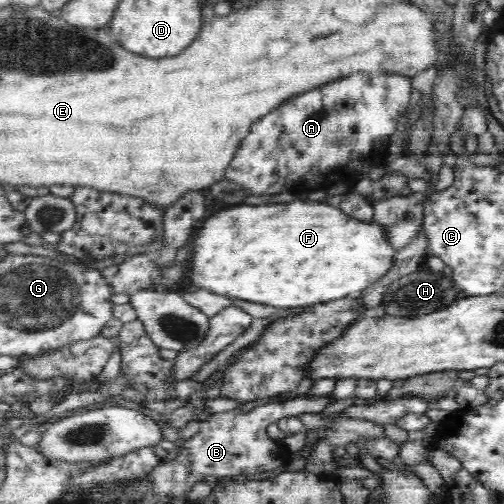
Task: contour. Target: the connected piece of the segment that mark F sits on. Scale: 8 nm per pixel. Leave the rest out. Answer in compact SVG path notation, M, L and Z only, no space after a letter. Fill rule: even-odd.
M288 202L288 204L262 204L262 206L234 206L230 210L220 210L208 217L200 230L194 236L192 242L192 250L190 250L190 282L202 290L226 296L232 301L252 302L256 305L273 306L278 309L296 308L296 306L313 307L316 304L324 304L330 300L338 300L338 298L346 298L350 292L358 292L364 290L366 286L370 286L372 282L376 282L380 276L386 274L386 270L392 264L392 258L395 257L394 249L390 247L382 228L374 223L360 224L356 220L350 220L348 216L344 216L338 207L326 206L326 204L314 204L314 202Z

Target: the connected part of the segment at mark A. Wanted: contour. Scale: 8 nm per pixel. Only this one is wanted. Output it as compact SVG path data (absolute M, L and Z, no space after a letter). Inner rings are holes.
M396 71L354 72L339 75L338 78L324 82L324 86L310 88L292 96L259 118L242 139L230 166L225 170L225 178L248 188L254 196L276 196L282 192L320 192L318 198L326 194L328 188L337 182L346 183L350 191L362 178L376 168L382 168L382 177L420 178L427 185L438 180L438 175L429 166L426 154L413 154L405 151L402 159L386 161L390 136L402 130L406 110L412 94L412 77Z

